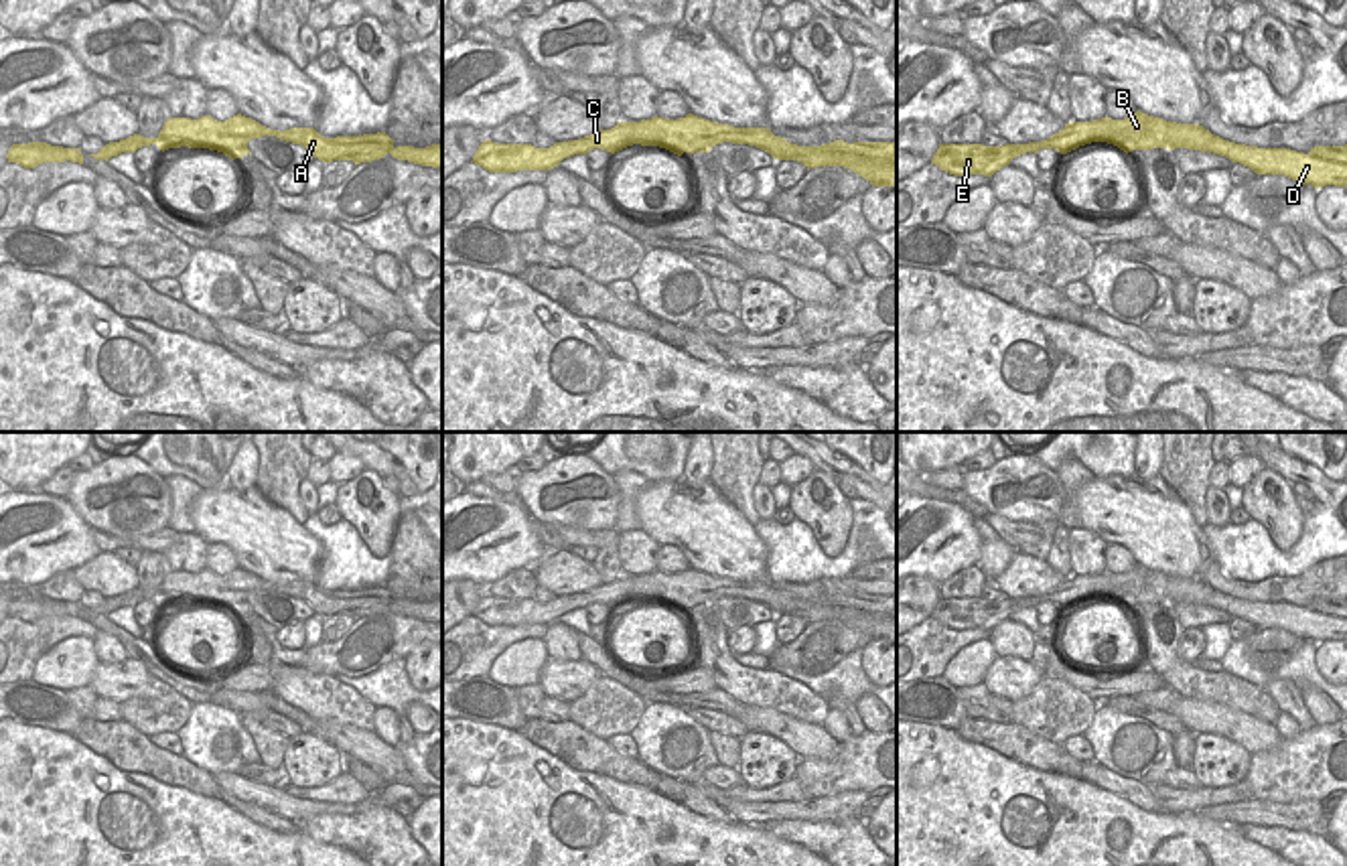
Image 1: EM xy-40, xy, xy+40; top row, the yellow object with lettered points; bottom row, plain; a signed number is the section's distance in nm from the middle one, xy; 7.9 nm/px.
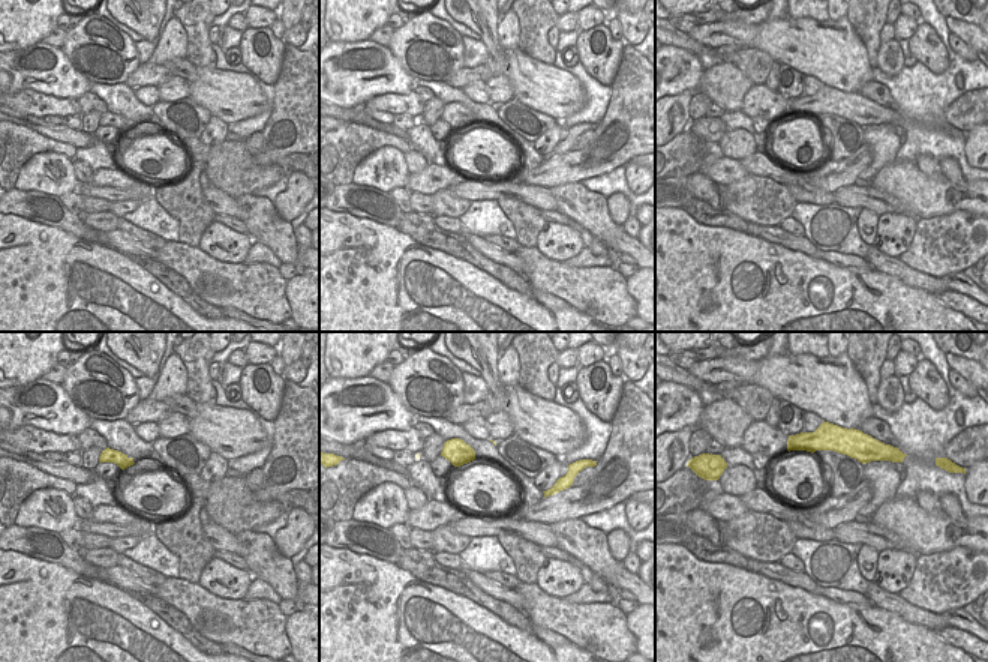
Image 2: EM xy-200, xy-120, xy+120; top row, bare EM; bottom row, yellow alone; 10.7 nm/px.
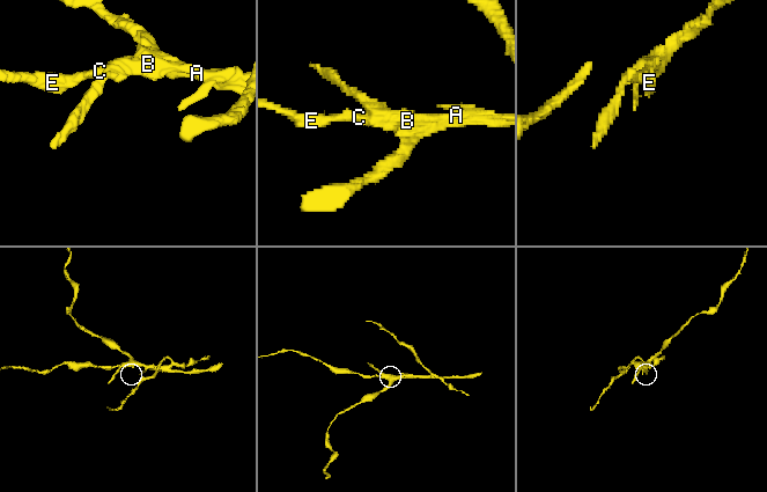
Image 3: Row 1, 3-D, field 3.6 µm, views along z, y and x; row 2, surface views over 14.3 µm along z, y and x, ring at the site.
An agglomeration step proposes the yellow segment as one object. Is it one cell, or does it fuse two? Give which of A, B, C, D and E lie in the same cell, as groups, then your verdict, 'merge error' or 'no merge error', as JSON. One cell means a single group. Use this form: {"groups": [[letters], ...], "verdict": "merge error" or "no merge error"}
{"groups": [["A"], ["B", "C", "D", "E"]], "verdict": "merge error"}

